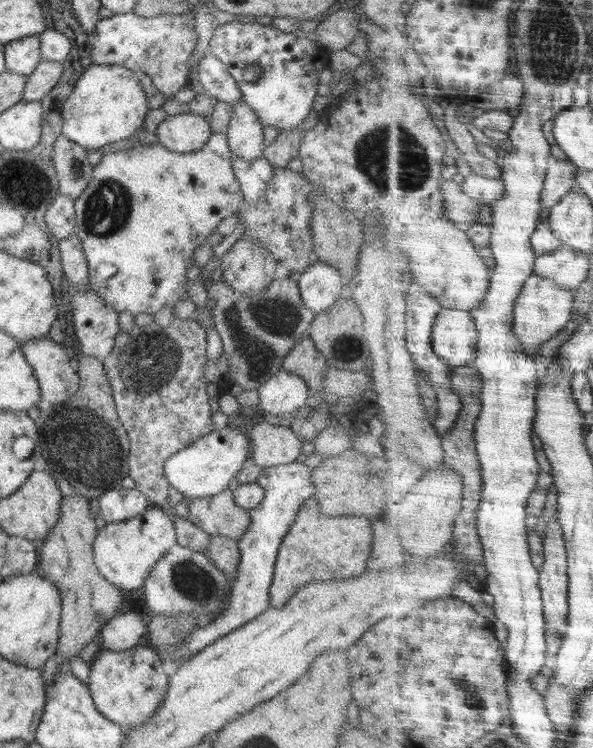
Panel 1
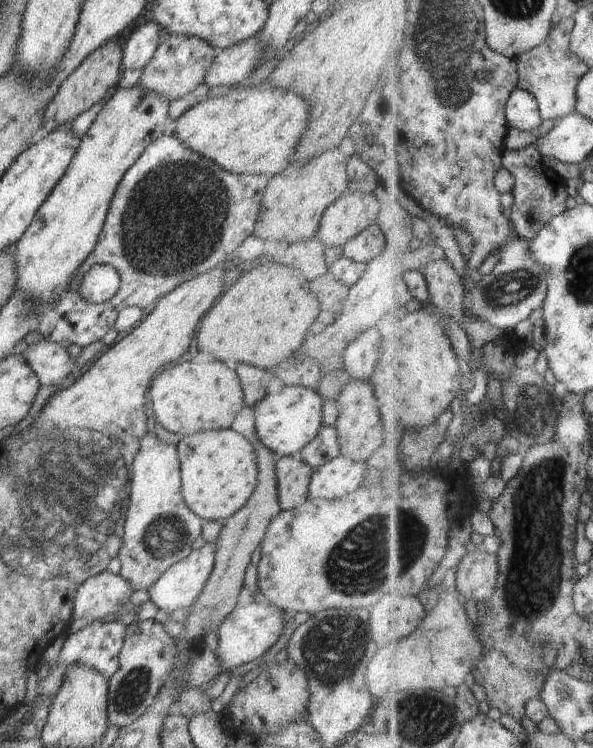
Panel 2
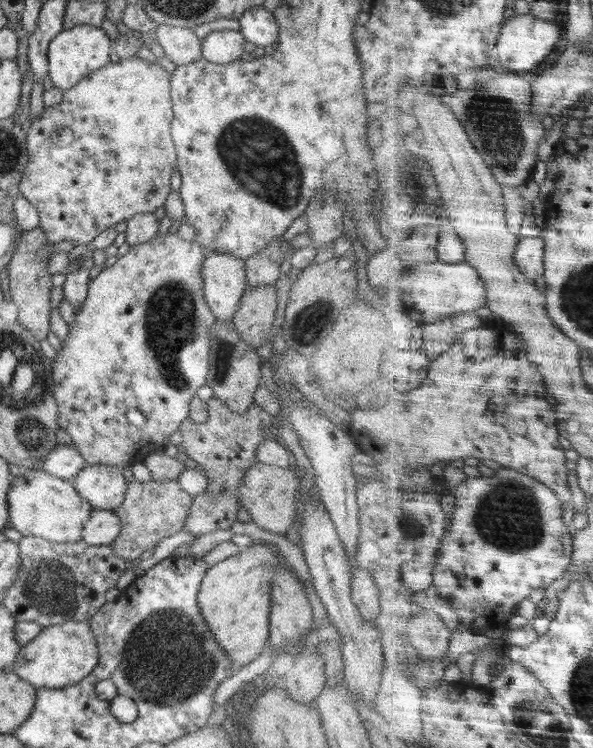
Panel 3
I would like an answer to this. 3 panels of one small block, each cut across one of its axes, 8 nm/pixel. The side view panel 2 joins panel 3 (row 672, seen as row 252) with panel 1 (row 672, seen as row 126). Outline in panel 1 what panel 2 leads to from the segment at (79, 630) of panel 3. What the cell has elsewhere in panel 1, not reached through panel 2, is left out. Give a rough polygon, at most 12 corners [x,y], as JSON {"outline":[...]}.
{"outline":[[148,644],[102,649],[87,683],[125,731],[156,716],[169,685]]}

